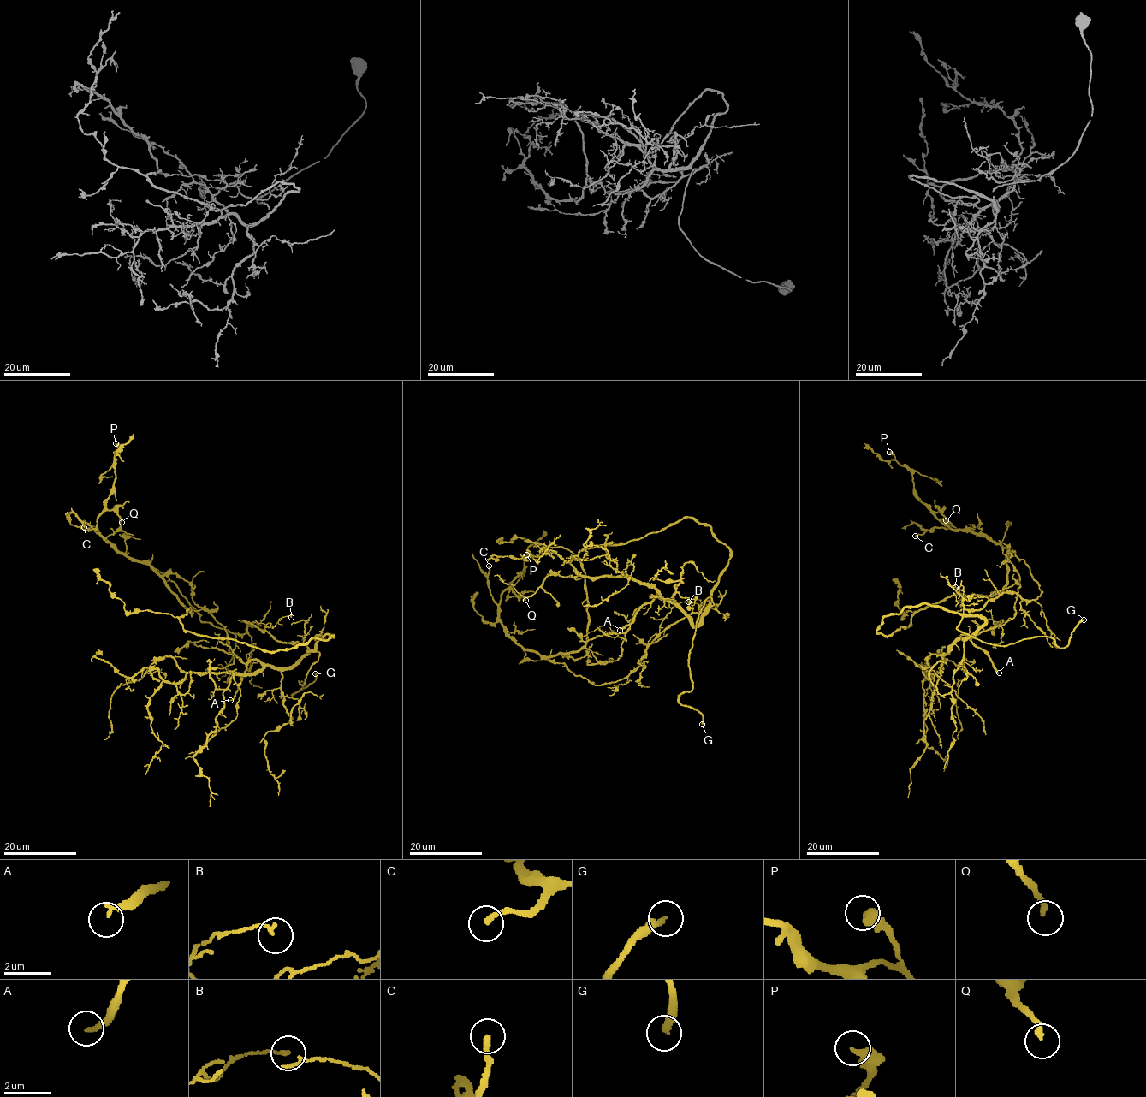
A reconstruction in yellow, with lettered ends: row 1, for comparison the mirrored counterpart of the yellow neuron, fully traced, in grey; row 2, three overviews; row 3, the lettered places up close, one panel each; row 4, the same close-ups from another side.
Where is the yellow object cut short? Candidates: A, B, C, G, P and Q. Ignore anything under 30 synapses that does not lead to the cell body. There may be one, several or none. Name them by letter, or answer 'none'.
A, C, G

